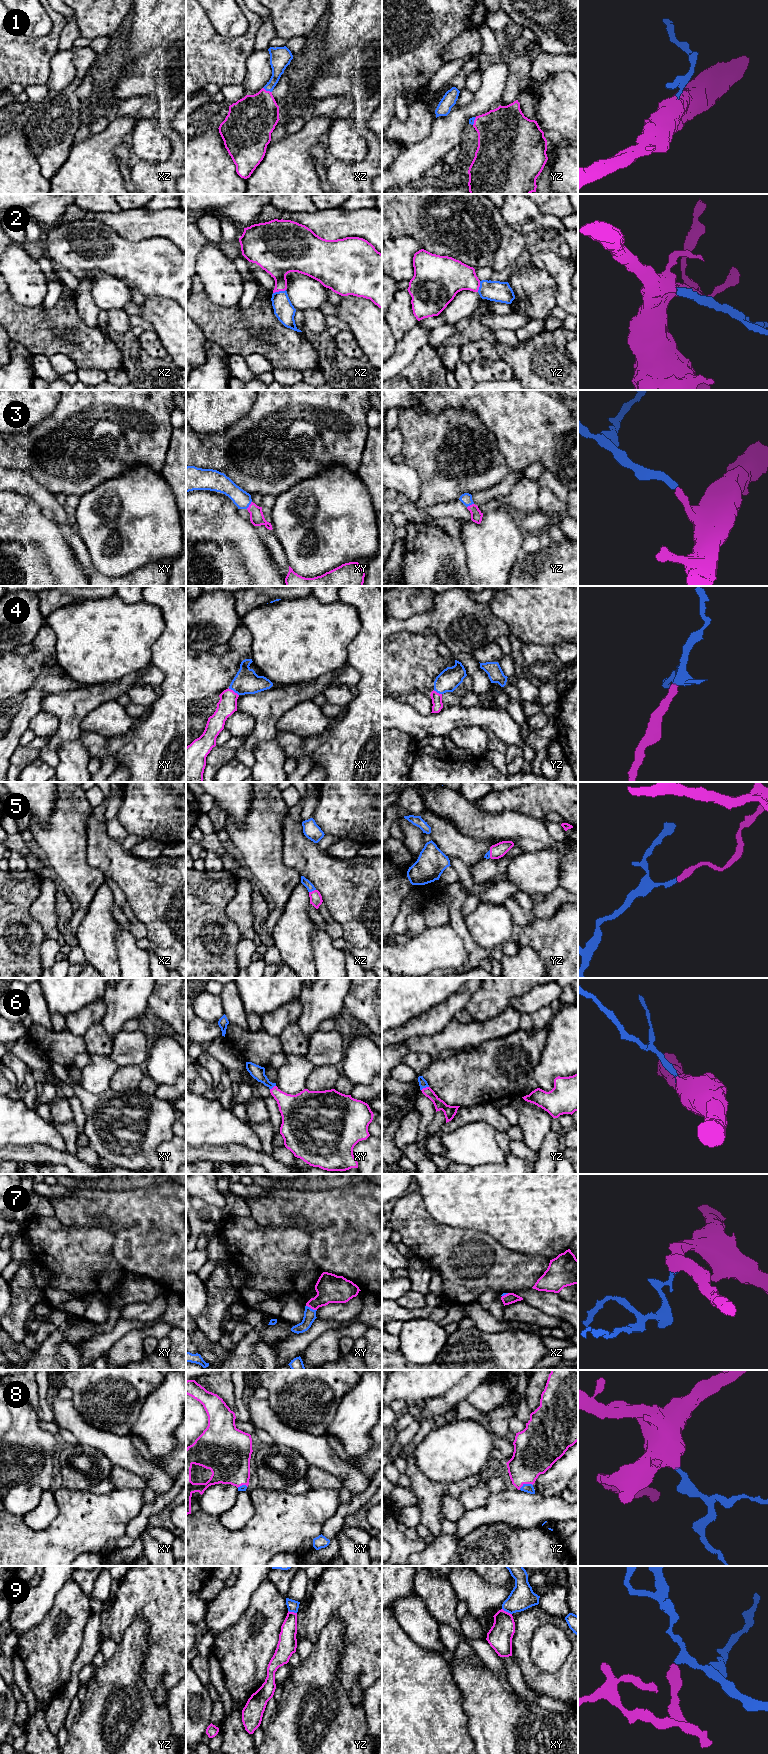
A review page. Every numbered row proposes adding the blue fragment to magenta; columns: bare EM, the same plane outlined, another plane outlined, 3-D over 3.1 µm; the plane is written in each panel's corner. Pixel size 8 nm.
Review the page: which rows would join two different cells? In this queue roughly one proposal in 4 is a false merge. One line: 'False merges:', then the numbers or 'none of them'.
False merges: 9

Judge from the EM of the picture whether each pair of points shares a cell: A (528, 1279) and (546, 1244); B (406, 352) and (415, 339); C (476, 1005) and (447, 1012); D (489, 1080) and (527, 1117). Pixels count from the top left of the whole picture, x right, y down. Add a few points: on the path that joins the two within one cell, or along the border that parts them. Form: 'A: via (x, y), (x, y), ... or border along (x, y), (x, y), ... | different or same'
A: border along (517, 1252), (534, 1256), (545, 1256), (550, 1259) | different
B: via (406, 349), (412, 342) | same
C: border along (477, 988), (463, 1008) | different
D: border along (521, 1096), (512, 1099) | different

